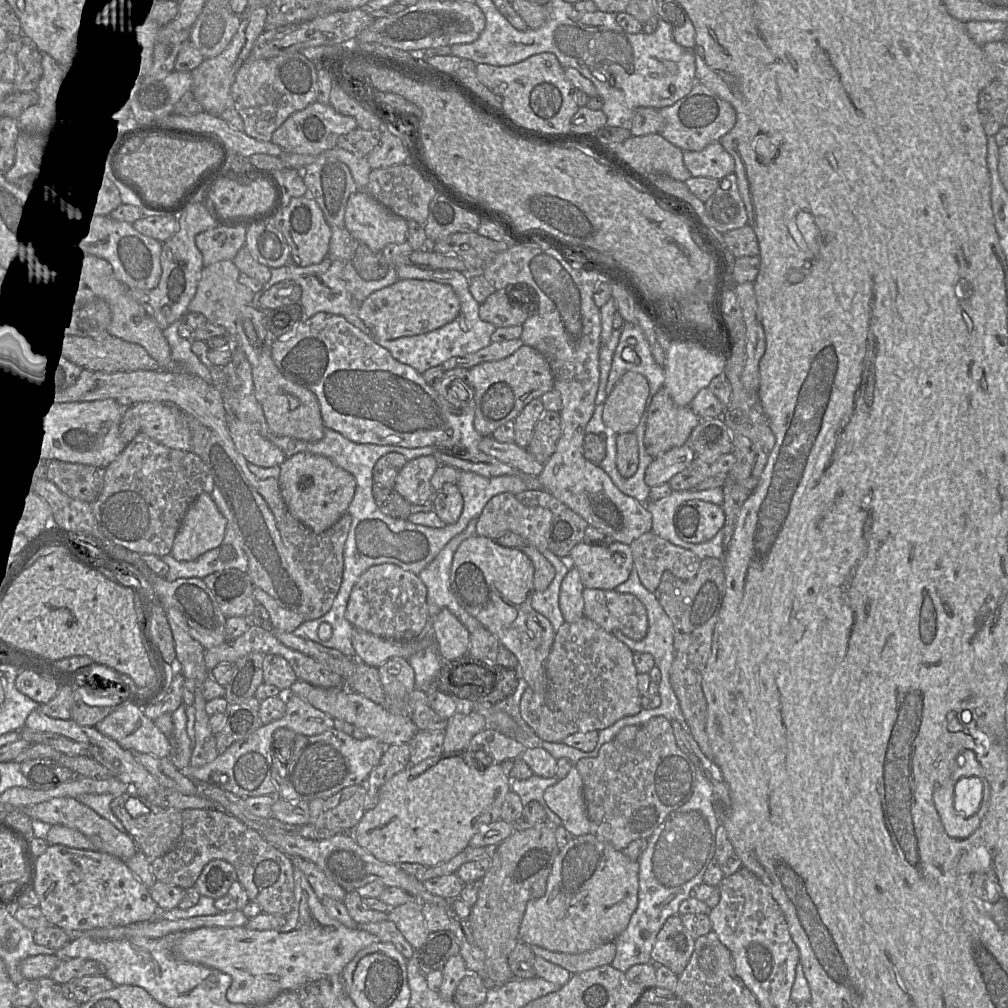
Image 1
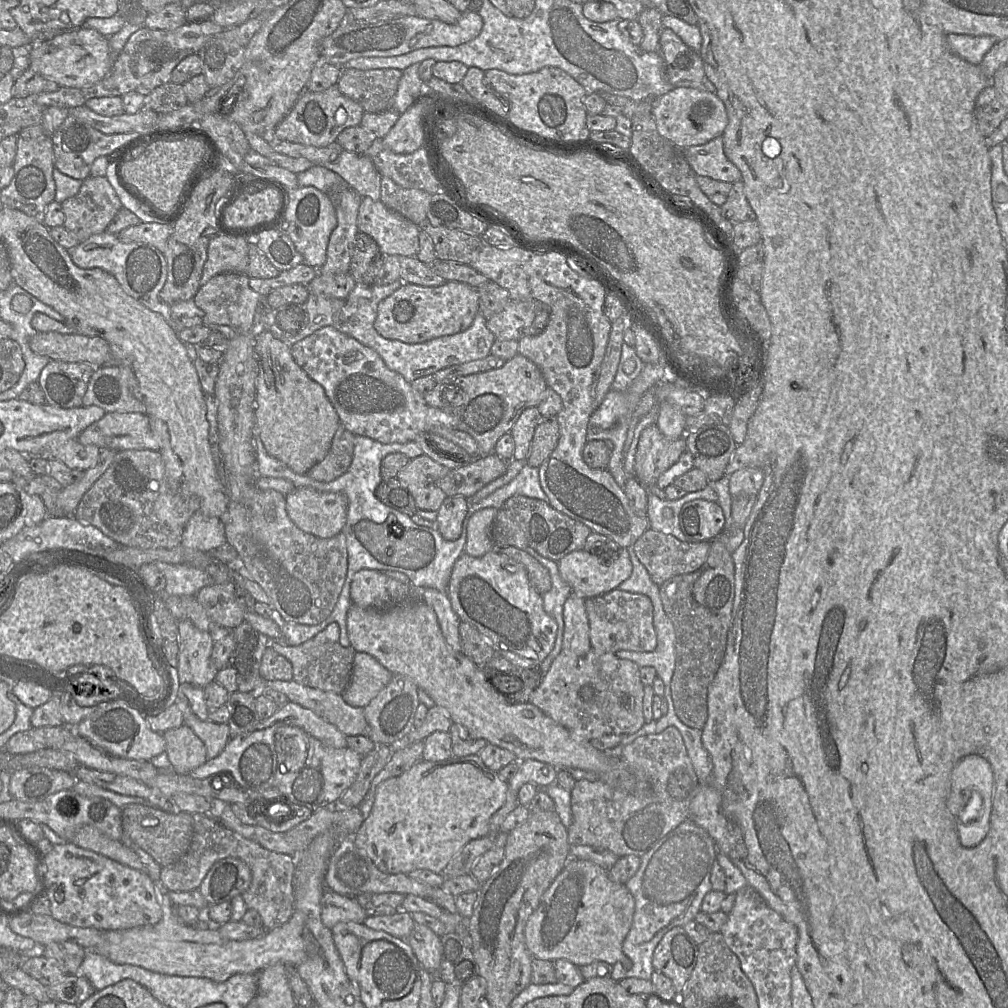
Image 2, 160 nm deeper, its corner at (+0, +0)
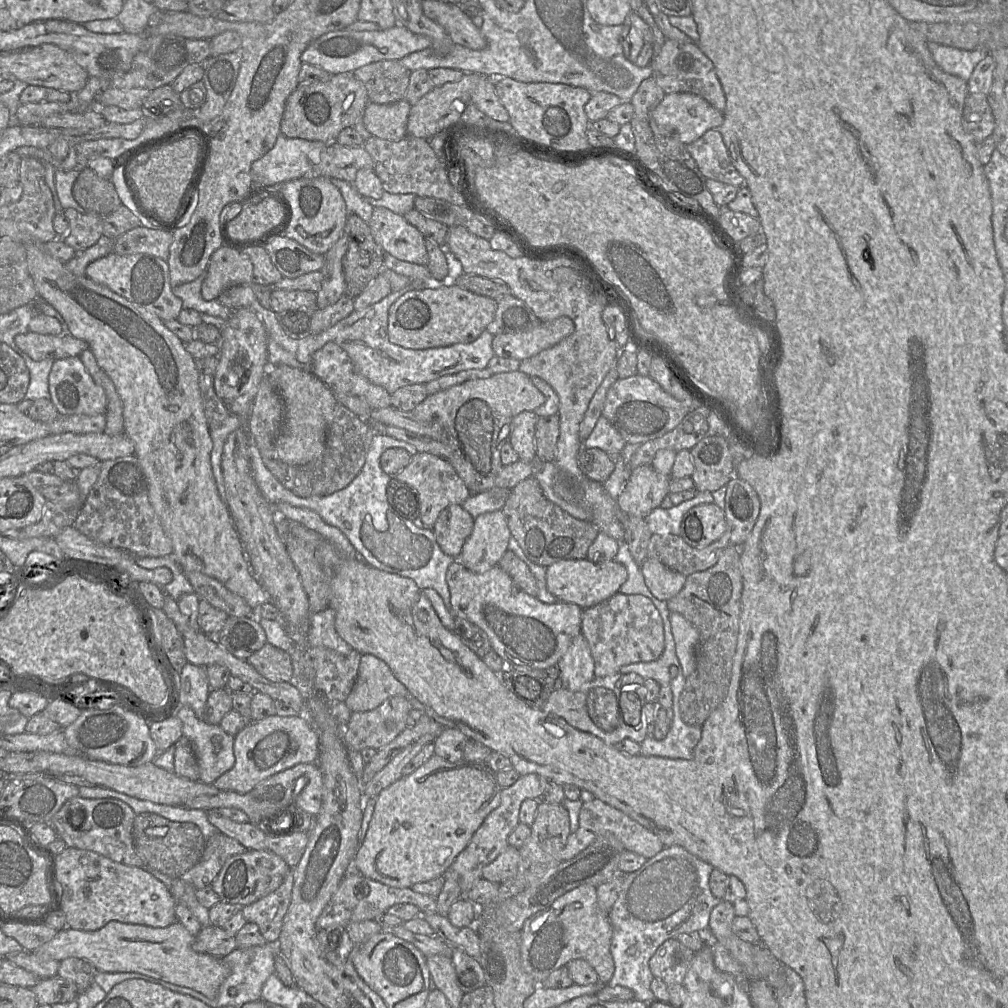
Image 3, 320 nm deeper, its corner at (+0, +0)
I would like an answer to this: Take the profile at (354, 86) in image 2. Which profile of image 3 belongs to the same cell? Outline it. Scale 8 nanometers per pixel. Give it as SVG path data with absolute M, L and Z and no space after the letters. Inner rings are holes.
M382 60L362 66L352 72L367 90L369 102L392 104L405 97L411 71L396 60Z

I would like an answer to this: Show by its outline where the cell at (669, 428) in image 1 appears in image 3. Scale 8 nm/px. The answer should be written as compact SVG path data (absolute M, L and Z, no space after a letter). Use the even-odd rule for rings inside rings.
M652 464L633 469L617 499L618 510L646 517L670 494L669 484L670 476L656 472Z

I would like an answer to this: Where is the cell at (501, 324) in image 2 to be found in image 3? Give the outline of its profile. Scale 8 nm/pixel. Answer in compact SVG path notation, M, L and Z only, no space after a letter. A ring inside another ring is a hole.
M561 316L551 322L541 322L529 331L495 335L492 347L499 357L522 361L556 345L574 331L574 322Z

